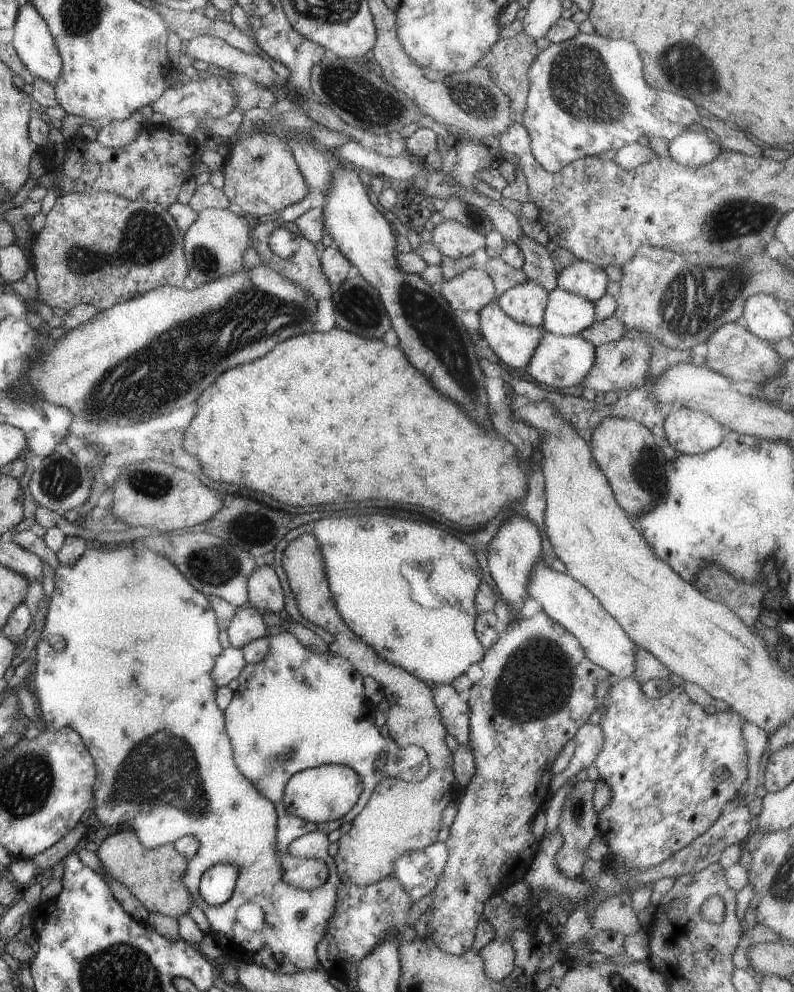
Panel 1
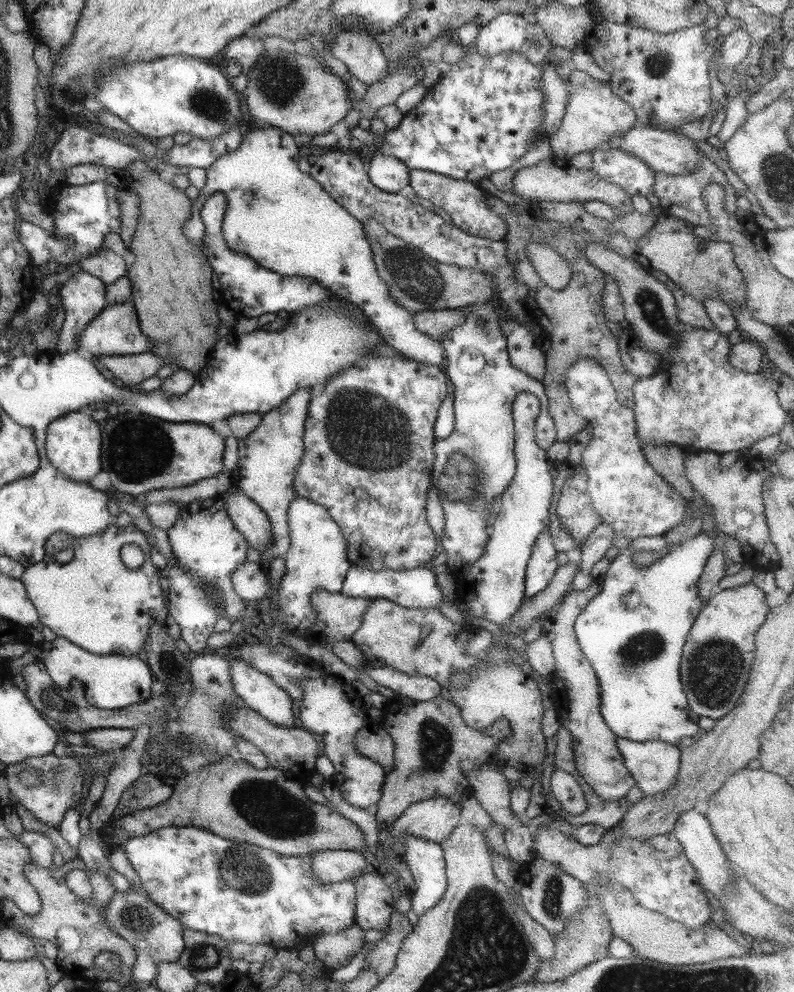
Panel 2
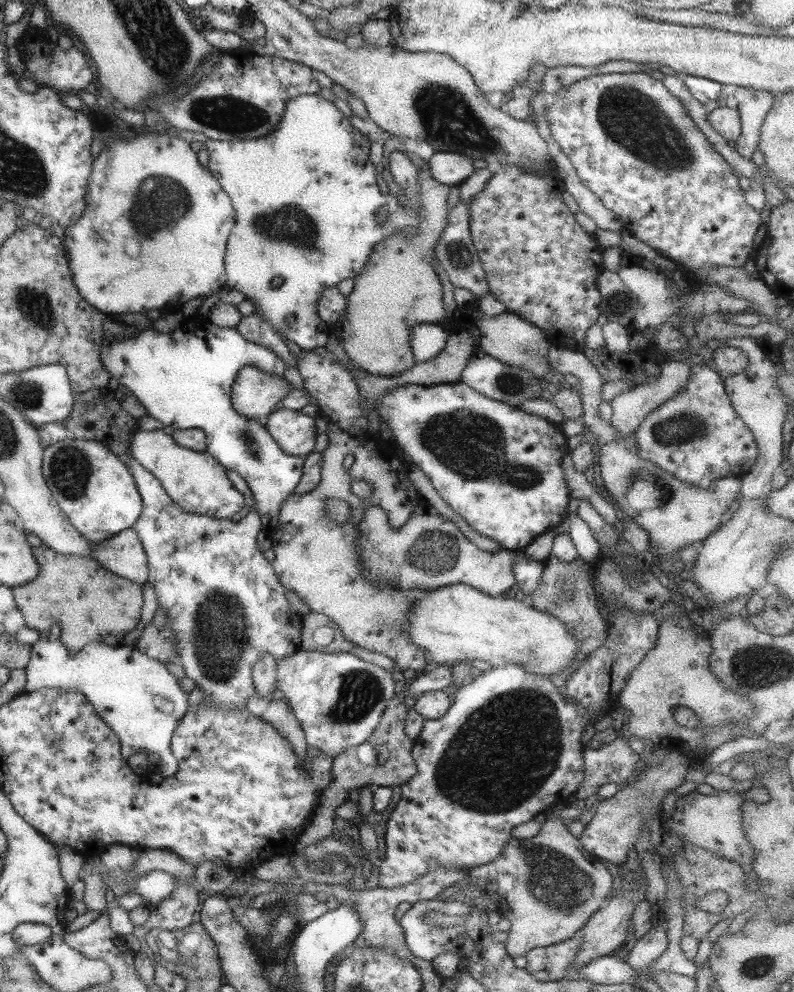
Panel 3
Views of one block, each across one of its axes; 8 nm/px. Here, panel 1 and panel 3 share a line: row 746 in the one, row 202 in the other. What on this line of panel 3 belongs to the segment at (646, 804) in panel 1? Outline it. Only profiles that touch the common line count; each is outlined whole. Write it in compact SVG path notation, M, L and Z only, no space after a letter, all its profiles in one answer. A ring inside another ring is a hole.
M646 72L590 75L571 84L568 89L563 88L557 91L549 99L546 114L542 119L543 128L549 131L551 137L559 144L561 151L571 160L582 184L596 194L602 204L617 216L624 229L631 232L644 244L659 251L670 263L688 266L691 270L716 266L742 267L749 260L756 231L762 223L763 211L757 211L746 203L744 191L738 185L739 174L699 130L689 117L683 102L664 86L663 81L650 77Z

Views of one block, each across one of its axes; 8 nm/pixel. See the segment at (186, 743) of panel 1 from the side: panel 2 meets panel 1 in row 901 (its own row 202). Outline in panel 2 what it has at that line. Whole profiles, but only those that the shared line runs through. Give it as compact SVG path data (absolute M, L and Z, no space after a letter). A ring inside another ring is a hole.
M262 126L246 132L240 147L220 155L220 158L216 159L216 162L206 170L206 185L200 189L198 199L193 202L192 215L182 225L182 233L186 236L186 240L202 249L202 242L206 236L202 222L202 207L212 194L224 193L226 212L224 212L221 230L224 242L230 250L238 254L248 254L250 258L260 262L260 266L268 270L276 270L282 276L308 276L318 281L334 295L362 309L370 322L377 327L383 341L400 352L406 359L439 367L445 364L446 355L444 355L441 341L416 330L413 313L390 298L389 286L380 278L375 266L373 252L363 223L340 206L310 174L298 169L298 151L293 136L276 127Z

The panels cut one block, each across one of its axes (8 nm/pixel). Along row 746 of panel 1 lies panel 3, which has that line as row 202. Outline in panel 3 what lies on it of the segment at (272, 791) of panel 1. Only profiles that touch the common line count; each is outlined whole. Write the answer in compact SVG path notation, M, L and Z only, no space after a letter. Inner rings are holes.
M302 94L290 100L285 105L285 113L282 116L282 121L276 131L262 138L246 139L245 141L215 141L208 139L203 144L203 148L209 152L209 161L207 168L215 175L216 180L222 186L222 190L228 194L231 198L232 204L234 204L234 210L236 210L235 225L232 229L231 235L227 240L226 254L225 254L225 268L227 272L227 284L229 290L238 290L246 296L245 300L252 302L258 315L262 316L264 320L267 320L272 328L284 339L294 341L294 344L298 344L303 350L311 351L313 348L319 346L326 346L326 341L330 334L330 325L325 323L319 315L317 306L319 300L322 298L323 292L327 288L338 286L343 280L349 278L356 278L360 276L368 265L368 259L370 259L375 246L382 242L385 238L392 236L393 234L411 234L411 232L417 232L417 226L421 224L421 216L419 215L420 200L420 185L419 174L416 165L409 159L407 153L400 151L394 151L390 155L388 166L392 173L395 183L399 186L402 193L402 197L397 200L391 200L387 195L382 195L382 192L378 189L376 184L375 165L370 161L371 140L356 128L350 124L350 120L344 117L342 111L340 111L332 101L324 99L319 94ZM284 206L286 206L286 212L284 212ZM380 206L388 206L388 221L383 225L378 225L376 221L376 210ZM302 222L314 222L314 224L302 224ZM288 316L294 316L295 321L292 325L286 323Z

